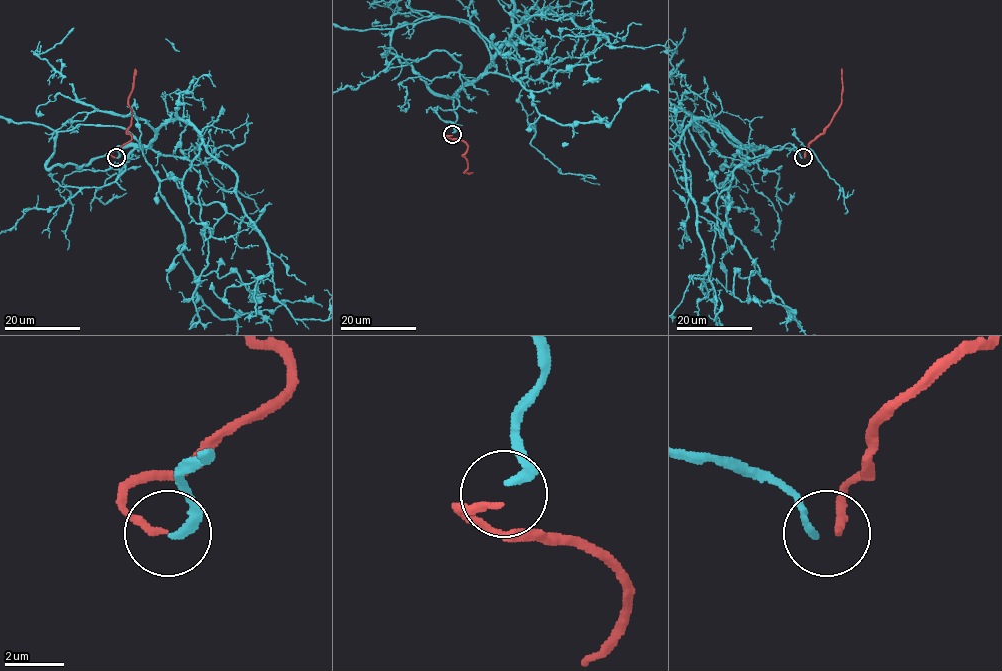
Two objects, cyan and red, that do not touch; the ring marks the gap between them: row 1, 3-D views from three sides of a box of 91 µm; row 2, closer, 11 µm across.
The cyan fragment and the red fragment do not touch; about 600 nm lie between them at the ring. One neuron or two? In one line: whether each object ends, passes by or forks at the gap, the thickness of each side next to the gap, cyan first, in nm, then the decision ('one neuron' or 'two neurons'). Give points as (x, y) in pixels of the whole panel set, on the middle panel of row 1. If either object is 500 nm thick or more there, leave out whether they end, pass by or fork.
cyan ends there; red ends there; 240 nm thick on the cyan side, 220 nm on the other; one neuron

